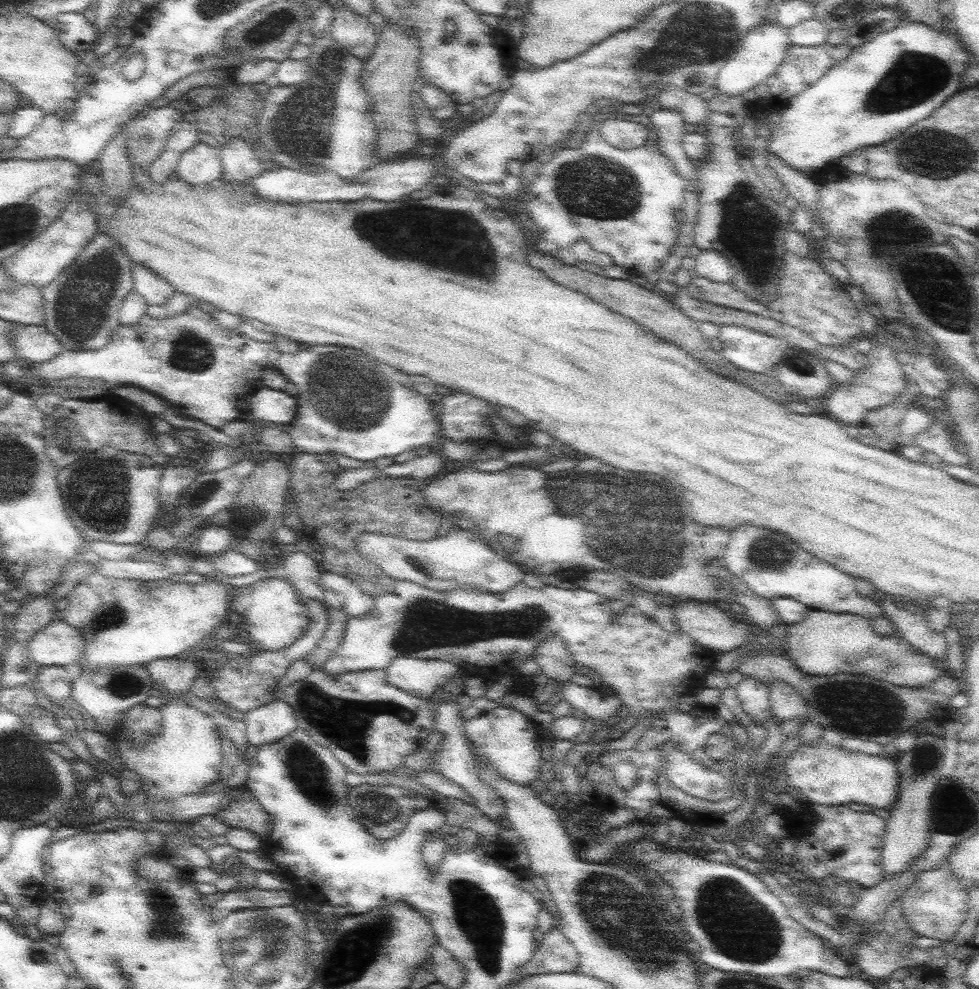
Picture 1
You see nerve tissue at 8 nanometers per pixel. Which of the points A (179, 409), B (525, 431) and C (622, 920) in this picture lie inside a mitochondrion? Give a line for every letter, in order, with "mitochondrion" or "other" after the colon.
A: other
B: other
C: mitochondrion

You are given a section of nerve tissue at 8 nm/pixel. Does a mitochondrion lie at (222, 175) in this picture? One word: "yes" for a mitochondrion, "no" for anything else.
no

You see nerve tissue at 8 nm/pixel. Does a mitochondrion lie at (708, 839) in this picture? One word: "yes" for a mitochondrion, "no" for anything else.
no

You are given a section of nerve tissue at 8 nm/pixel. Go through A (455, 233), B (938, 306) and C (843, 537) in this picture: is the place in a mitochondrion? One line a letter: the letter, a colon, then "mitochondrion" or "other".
A: mitochondrion
B: mitochondrion
C: other

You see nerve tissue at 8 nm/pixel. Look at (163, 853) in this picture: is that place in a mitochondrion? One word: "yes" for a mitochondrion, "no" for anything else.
no

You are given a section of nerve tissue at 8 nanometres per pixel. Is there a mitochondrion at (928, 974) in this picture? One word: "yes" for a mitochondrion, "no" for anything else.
no

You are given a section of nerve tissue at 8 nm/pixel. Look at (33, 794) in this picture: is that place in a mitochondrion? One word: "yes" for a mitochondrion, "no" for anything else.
yes

